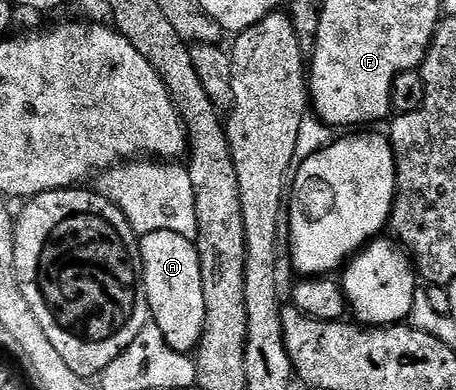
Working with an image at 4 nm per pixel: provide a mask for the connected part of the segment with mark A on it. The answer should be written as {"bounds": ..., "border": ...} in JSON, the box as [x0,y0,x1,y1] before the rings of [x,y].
{"bounds":[138,231,206,353],"border":[[[169,231],[141,235],[138,239],[138,267],[142,272],[142,290],[155,330],[160,332],[170,349],[185,353],[195,352],[202,337],[206,309],[206,297],[202,297],[202,269],[195,242]]]}

